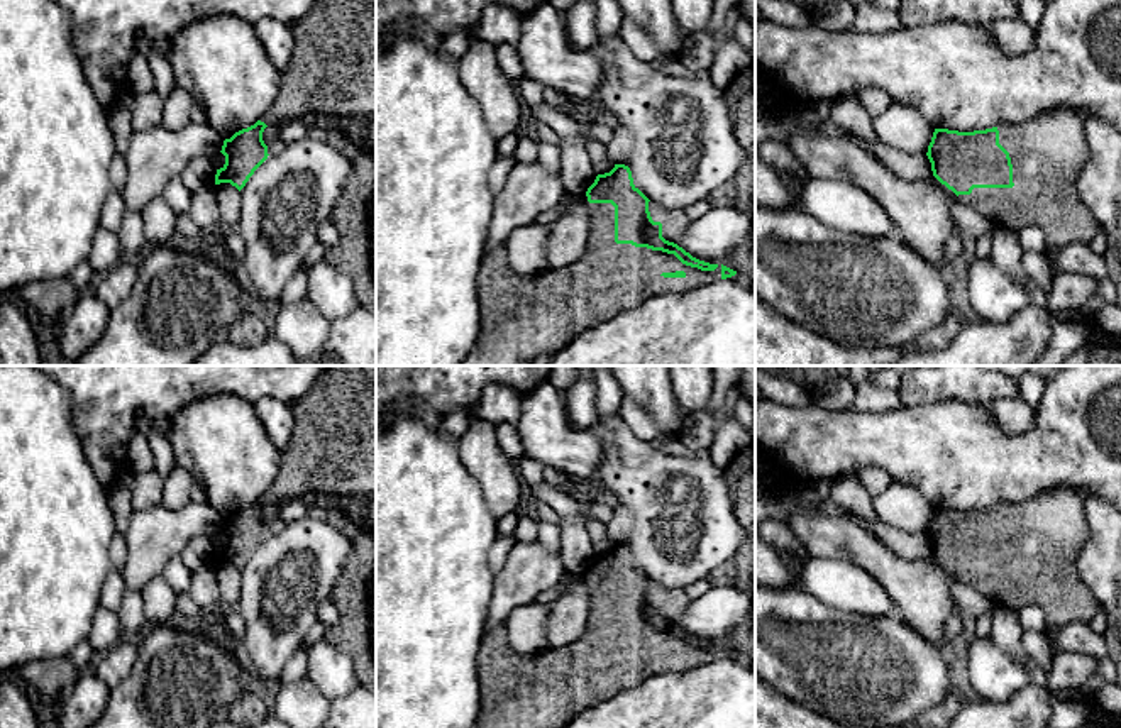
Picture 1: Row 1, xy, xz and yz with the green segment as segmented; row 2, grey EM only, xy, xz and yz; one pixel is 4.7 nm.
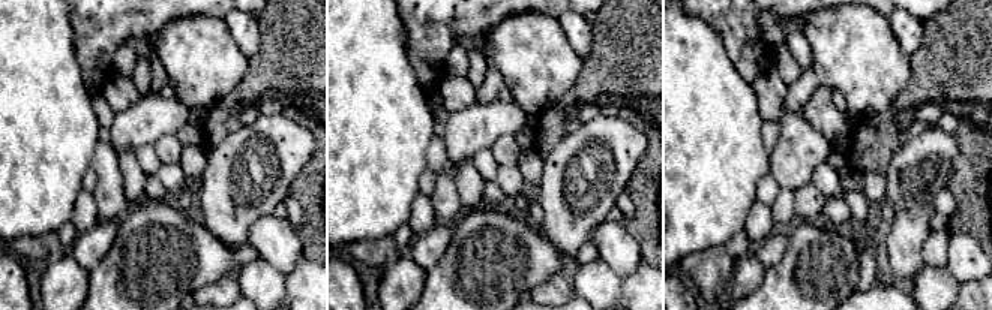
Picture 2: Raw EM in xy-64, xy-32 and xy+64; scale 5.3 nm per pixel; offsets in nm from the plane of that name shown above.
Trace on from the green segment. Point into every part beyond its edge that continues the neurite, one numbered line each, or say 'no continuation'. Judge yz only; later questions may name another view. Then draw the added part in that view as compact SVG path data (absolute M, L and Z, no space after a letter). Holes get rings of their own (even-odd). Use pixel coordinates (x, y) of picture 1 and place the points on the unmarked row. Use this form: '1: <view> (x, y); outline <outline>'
1: yz (1049, 532); outline M1055 488L1023 503L997 505L999 523L1009 532L1013 543L1013 567L974 567L970 574L957 577L991 598L997 606L1019 613L1036 604L1046 616L1045 635L1057 637L1072 623L1091 623L1097 611L1097 599L1080 581L1077 559L1089 538L1082 493Z

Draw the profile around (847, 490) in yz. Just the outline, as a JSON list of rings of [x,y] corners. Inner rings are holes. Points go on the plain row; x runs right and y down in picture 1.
[[[857,472],[835,477],[830,494],[835,503],[845,506],[860,523],[879,520],[872,505],[872,496],[862,486]]]

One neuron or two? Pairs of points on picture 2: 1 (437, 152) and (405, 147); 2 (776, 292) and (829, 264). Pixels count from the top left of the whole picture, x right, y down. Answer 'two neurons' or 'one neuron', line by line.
1: two neurons
2: one neuron

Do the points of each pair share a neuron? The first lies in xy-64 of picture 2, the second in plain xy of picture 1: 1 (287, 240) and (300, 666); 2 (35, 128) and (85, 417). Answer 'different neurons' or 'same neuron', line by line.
1: different neurons
2: different neurons

